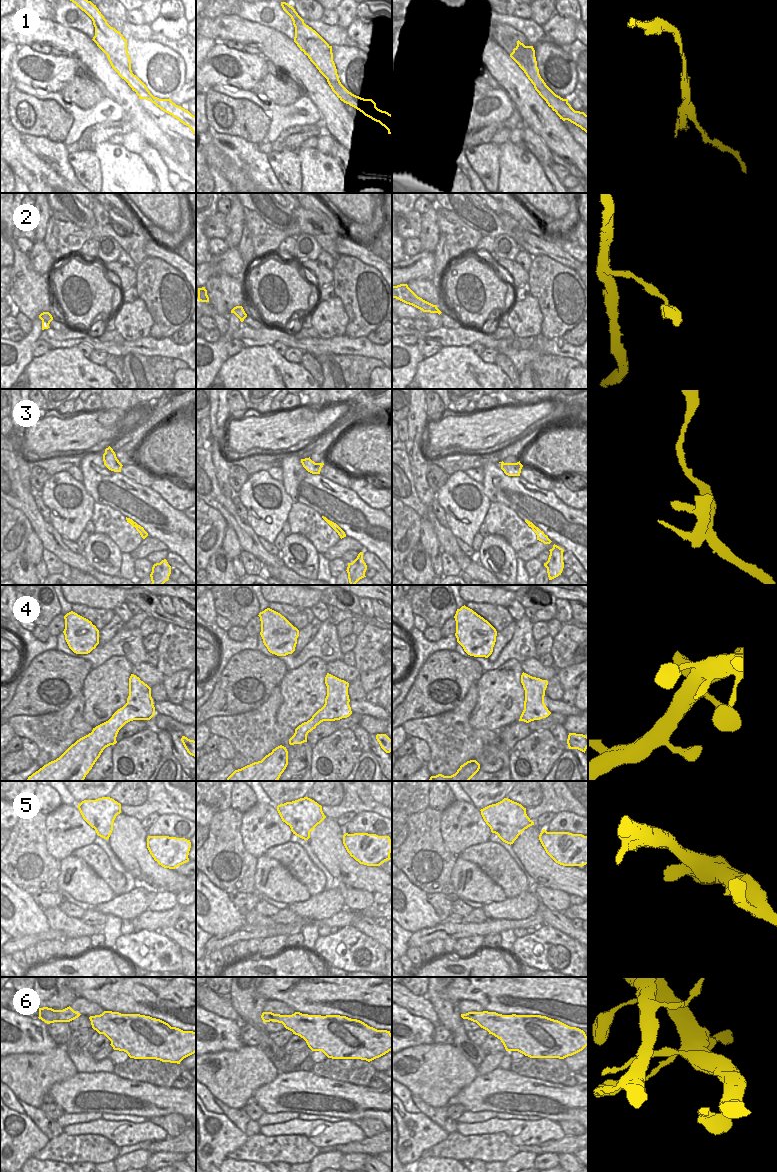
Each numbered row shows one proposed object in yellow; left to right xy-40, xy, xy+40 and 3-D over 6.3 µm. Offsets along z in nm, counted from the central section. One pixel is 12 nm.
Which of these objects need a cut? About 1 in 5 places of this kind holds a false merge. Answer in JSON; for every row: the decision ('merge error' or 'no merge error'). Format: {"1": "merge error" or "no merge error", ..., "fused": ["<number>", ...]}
{"1": "merge error", "2": "no merge error", "3": "no merge error", "4": "no merge error", "5": "no merge error", "6": "no merge error", "fused": ["1"]}

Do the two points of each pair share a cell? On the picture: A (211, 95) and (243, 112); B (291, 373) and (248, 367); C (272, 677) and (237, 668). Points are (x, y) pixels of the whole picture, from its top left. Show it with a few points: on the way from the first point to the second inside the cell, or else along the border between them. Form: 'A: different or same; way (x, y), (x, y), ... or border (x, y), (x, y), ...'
A: same; way (219, 103), (228, 112), (235, 112)
B: same; way (280, 369), (276, 365), (259, 367)
C: same; way (263, 675), (246, 675)

